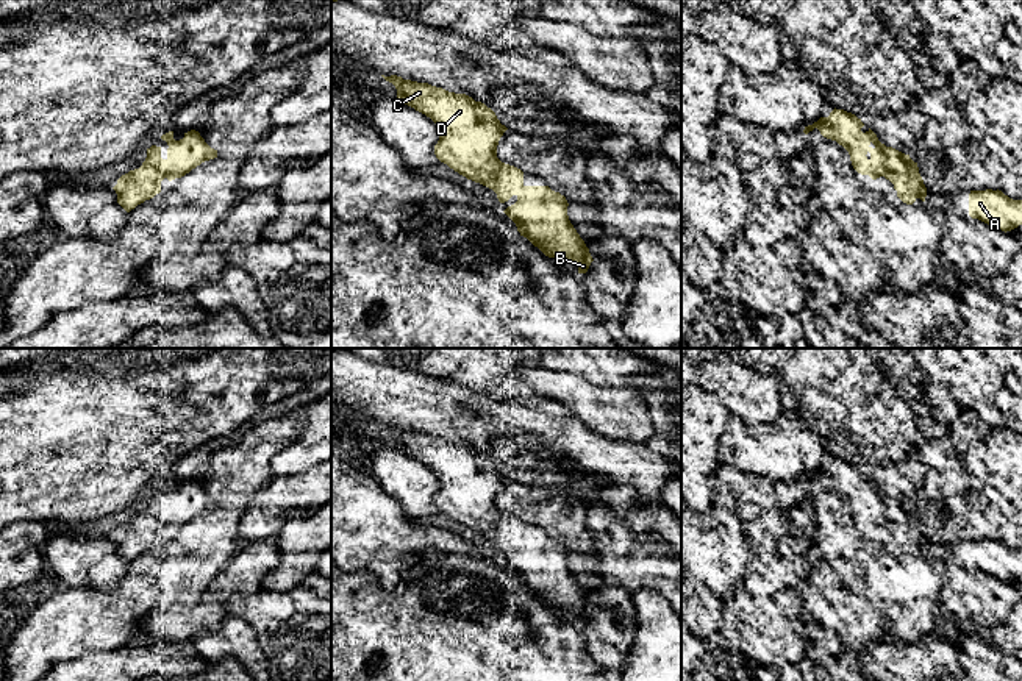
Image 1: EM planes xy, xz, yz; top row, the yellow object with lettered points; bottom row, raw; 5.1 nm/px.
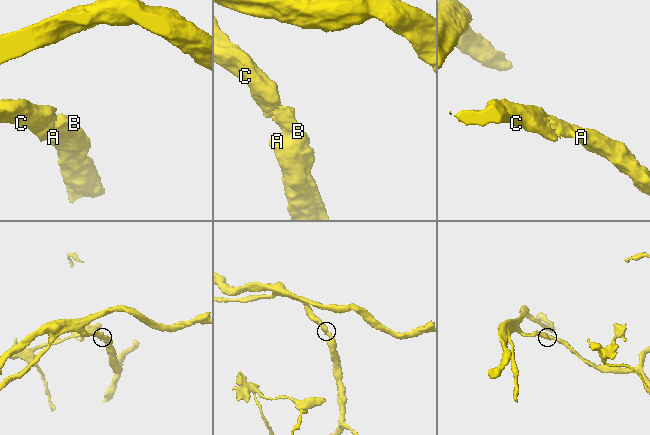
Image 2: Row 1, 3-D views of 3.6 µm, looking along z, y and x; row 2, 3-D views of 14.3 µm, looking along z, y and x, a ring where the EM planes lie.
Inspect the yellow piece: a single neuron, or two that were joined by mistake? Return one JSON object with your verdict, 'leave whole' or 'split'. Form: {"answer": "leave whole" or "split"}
{"answer": "leave whole"}

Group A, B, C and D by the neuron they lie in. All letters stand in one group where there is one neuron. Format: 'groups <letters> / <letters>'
groups A B C D

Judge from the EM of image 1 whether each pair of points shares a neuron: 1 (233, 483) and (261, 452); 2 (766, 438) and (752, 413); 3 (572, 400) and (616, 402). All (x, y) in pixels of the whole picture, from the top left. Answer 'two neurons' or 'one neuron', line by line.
1: one neuron
2: two neurons
3: one neuron

